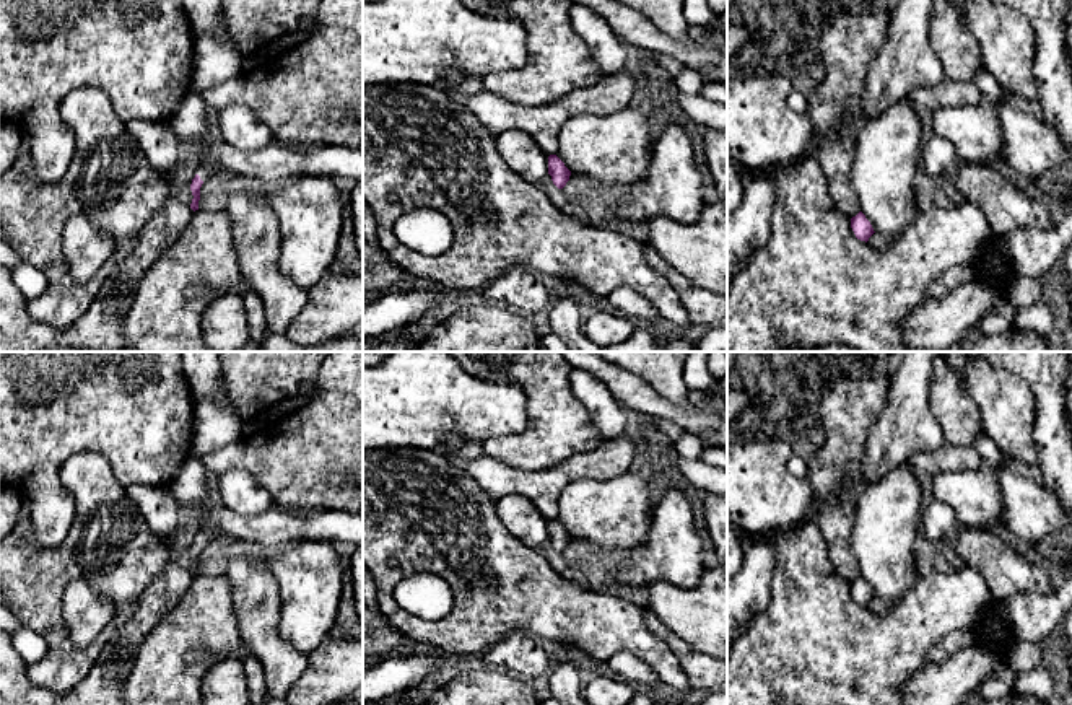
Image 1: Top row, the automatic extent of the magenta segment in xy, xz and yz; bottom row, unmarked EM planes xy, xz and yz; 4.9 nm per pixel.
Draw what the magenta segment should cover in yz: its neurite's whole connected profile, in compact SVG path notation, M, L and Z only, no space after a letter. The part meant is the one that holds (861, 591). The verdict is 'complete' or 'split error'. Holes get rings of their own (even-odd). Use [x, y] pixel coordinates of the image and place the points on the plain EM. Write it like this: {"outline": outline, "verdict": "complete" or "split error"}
{"outline": "M862 576L851 583L851 593L857 604L869 606L869 602L875 598L870 586L865 583Z", "verdict": "complete"}

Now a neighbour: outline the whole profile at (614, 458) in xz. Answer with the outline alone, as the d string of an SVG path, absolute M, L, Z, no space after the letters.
M628 435L605 440L597 449L576 454L545 471L512 467L493 458L460 459L446 456L451 464L468 472L496 503L511 493L527 497L542 516L556 519L560 495L576 479L612 479L631 471L636 458Z

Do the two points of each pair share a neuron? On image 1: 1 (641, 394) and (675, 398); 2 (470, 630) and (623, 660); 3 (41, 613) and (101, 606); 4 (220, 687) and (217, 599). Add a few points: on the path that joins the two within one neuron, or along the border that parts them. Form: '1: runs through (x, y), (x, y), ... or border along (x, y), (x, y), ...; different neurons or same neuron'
1: border along (630, 373), (672, 404), (692, 406), (697, 401); different neurons
2: border along (605, 661), (620, 652), (633, 652), (649, 666); different neurons
3: border along (83, 578), (62, 595), (77, 647); different neurons
4: border along (222, 658), (212, 663), (200, 687); different neurons

